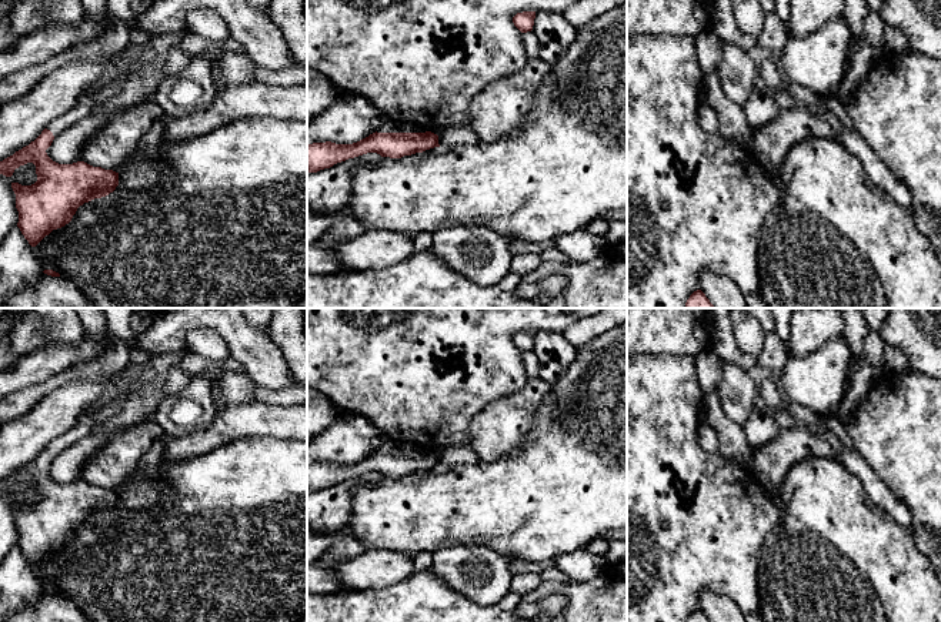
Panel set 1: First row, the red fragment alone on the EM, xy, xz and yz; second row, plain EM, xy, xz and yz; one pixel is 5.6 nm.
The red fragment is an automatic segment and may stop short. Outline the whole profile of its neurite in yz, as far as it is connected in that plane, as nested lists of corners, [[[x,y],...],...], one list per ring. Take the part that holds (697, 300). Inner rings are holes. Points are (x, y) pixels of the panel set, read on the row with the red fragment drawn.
[[[697,290],[687,300],[685,308],[714,308],[714,305],[701,290]]]

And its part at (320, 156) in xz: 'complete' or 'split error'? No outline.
split error

